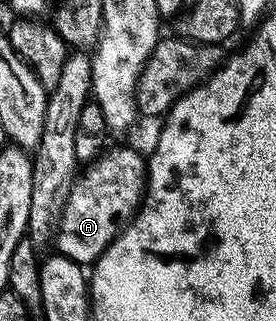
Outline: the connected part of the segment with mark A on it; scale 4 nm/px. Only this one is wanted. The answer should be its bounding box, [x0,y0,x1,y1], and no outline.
[54,145,148,265]

